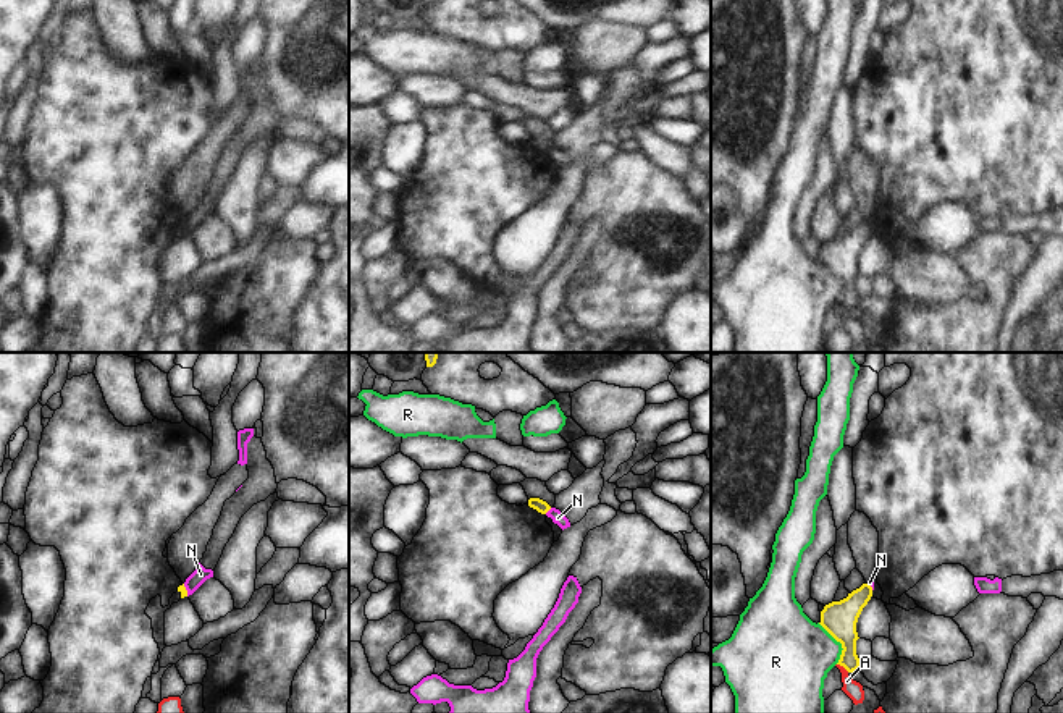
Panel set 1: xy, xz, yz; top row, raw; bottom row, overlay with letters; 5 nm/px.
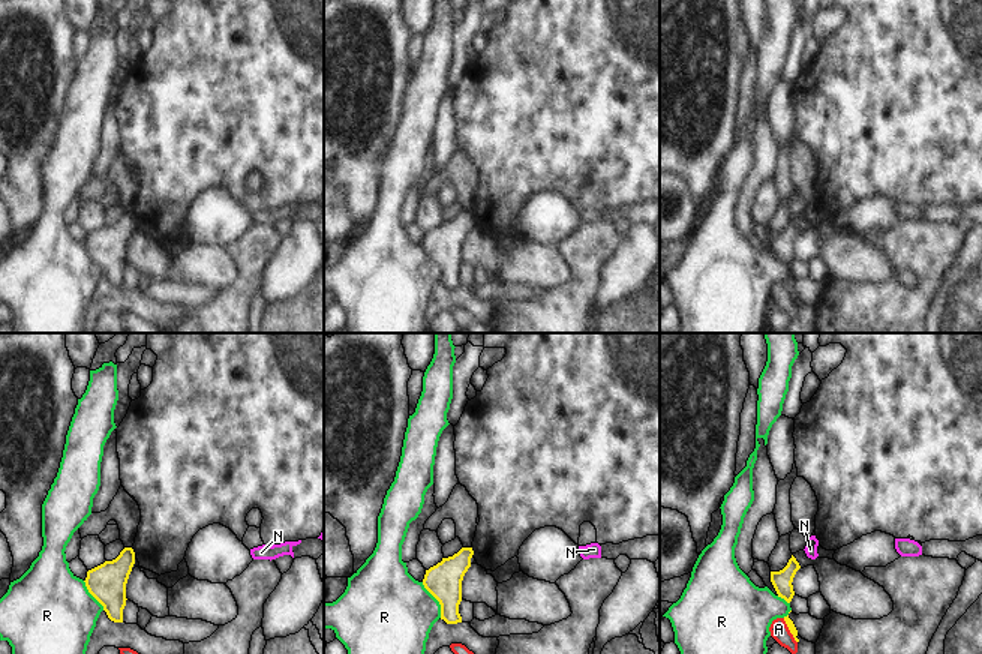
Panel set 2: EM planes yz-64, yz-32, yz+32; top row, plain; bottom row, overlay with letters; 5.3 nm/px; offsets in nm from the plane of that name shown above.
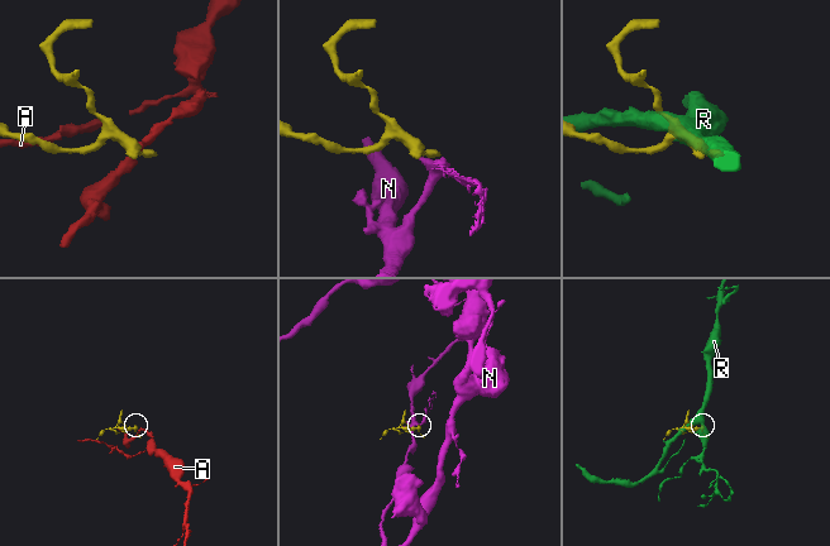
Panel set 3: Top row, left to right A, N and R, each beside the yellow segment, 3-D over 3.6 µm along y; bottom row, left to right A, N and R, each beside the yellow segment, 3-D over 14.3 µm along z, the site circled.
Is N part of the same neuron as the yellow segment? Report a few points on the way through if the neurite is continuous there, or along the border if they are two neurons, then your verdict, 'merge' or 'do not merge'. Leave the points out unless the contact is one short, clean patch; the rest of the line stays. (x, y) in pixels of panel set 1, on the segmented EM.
border xz (551, 508), (545, 513); do not merge

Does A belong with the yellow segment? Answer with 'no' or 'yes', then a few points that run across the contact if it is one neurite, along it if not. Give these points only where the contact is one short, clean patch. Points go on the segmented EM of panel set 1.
no; line yz (837, 663), (848, 671)

